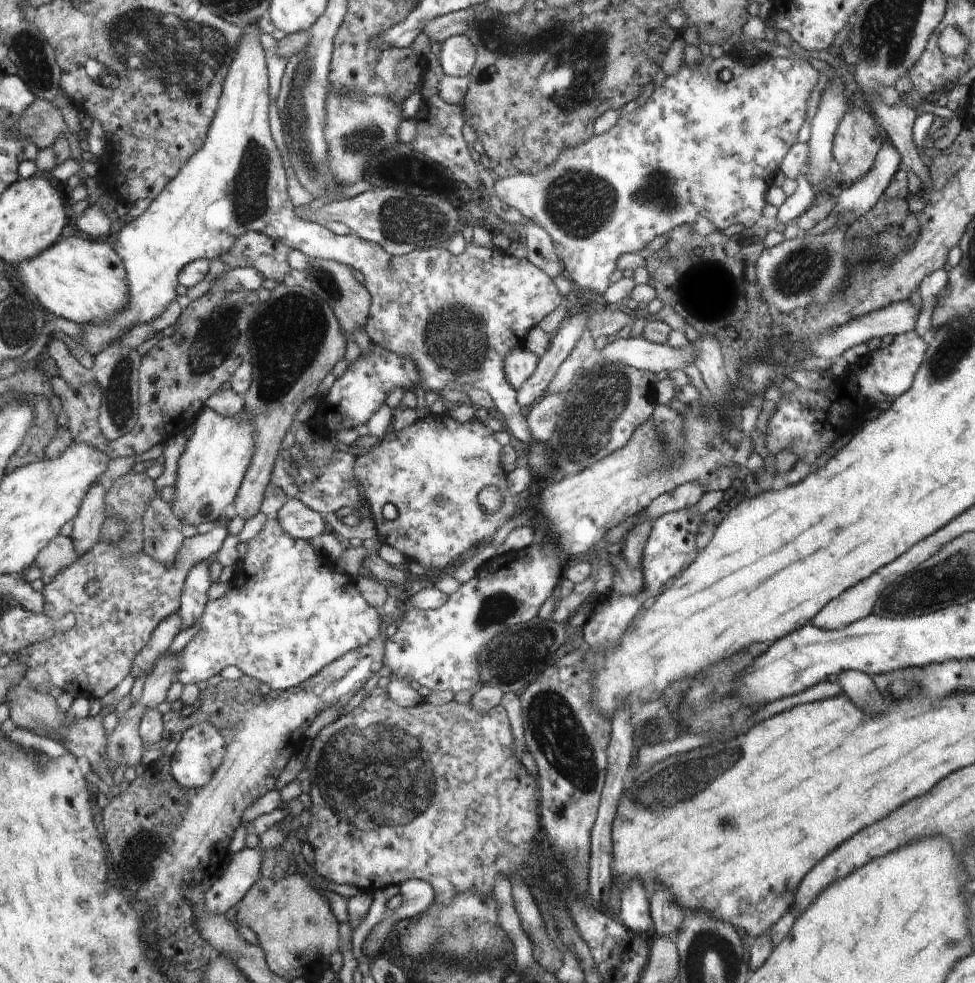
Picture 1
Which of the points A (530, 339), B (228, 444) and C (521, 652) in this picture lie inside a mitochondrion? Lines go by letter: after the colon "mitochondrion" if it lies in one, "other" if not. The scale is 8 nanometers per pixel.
A: other
B: other
C: mitochondrion

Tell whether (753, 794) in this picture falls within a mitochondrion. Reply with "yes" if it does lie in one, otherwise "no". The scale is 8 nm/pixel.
no

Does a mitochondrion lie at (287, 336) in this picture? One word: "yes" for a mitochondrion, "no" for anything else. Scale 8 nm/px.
yes

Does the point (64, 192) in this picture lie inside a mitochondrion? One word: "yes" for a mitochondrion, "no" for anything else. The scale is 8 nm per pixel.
no

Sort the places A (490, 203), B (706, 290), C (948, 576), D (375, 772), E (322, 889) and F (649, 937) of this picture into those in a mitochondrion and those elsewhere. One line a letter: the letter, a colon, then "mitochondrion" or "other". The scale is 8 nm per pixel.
A: other
B: mitochondrion
C: mitochondrion
D: mitochondrion
E: other
F: other

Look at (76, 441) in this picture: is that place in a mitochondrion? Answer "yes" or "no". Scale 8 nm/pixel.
no

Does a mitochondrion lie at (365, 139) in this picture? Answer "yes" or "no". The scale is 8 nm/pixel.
yes

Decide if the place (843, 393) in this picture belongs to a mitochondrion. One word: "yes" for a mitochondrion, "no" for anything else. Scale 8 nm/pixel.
no

